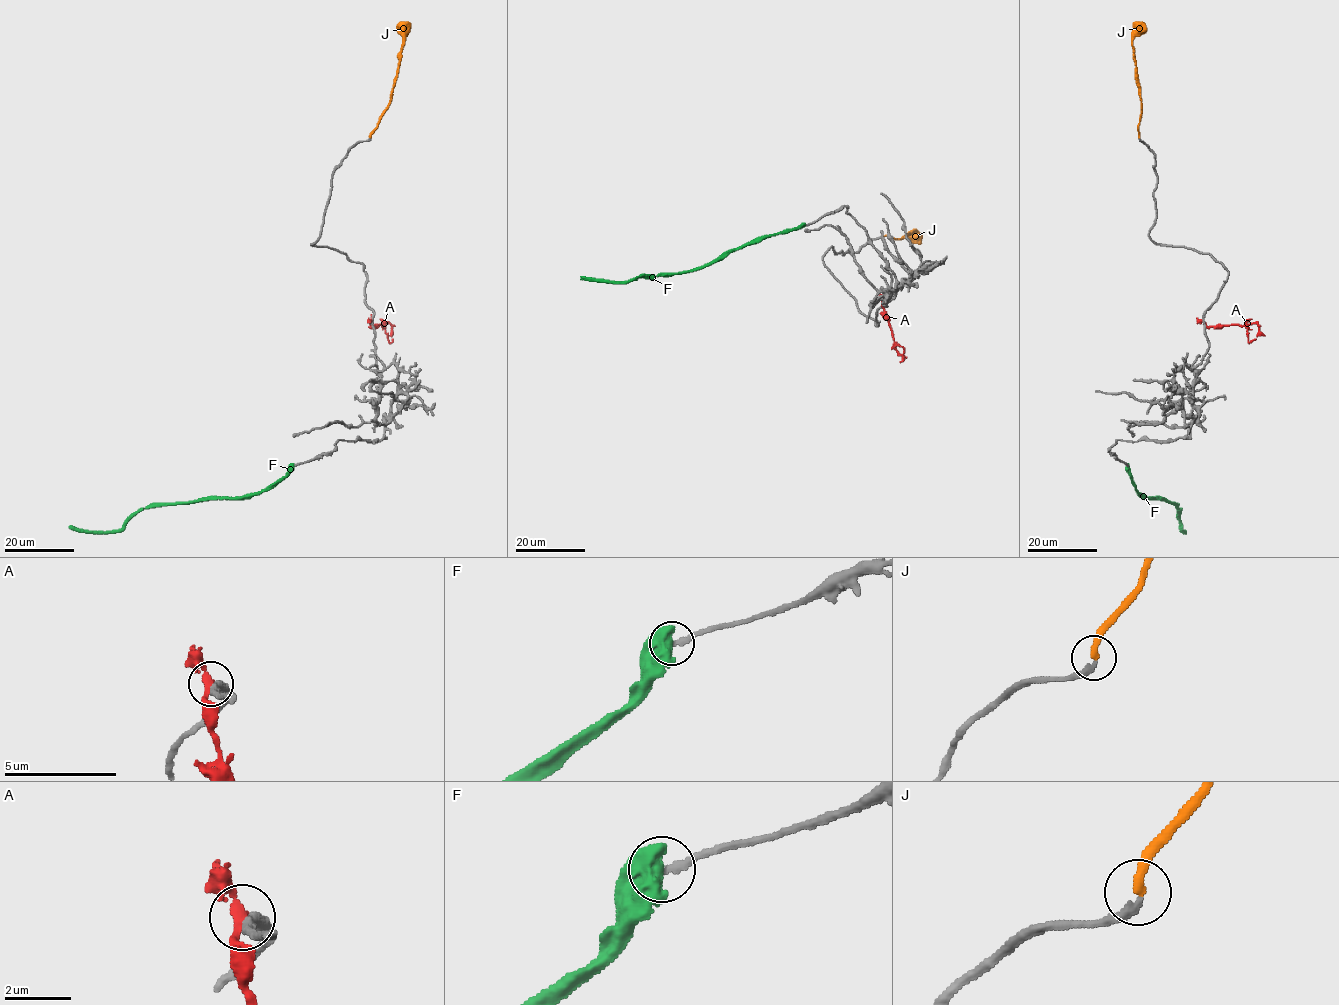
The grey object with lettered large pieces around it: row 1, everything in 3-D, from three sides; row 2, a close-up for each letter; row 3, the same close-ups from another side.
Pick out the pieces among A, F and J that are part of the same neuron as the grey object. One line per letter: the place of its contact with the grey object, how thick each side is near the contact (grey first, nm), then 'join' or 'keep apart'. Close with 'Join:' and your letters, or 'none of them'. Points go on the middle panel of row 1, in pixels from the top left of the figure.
A: (883, 300) | 320/200 nm | keep apart
F: (804, 225) | 200/850 nm | keep apart
J: (881, 237) | 240/280 nm | join
Join: J

